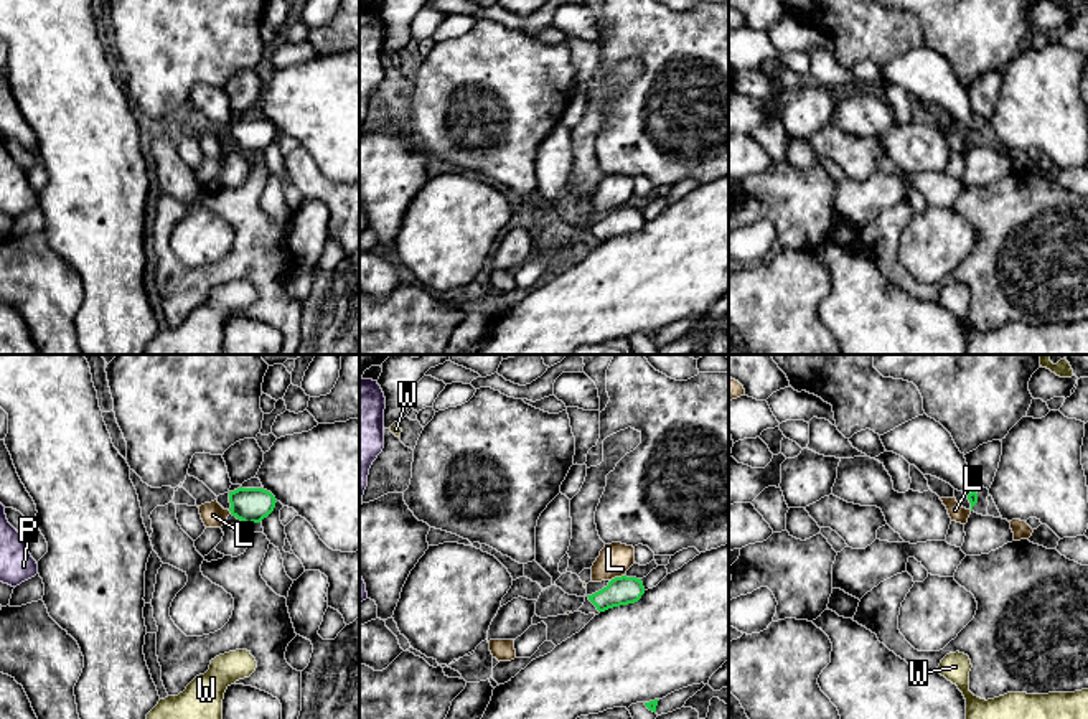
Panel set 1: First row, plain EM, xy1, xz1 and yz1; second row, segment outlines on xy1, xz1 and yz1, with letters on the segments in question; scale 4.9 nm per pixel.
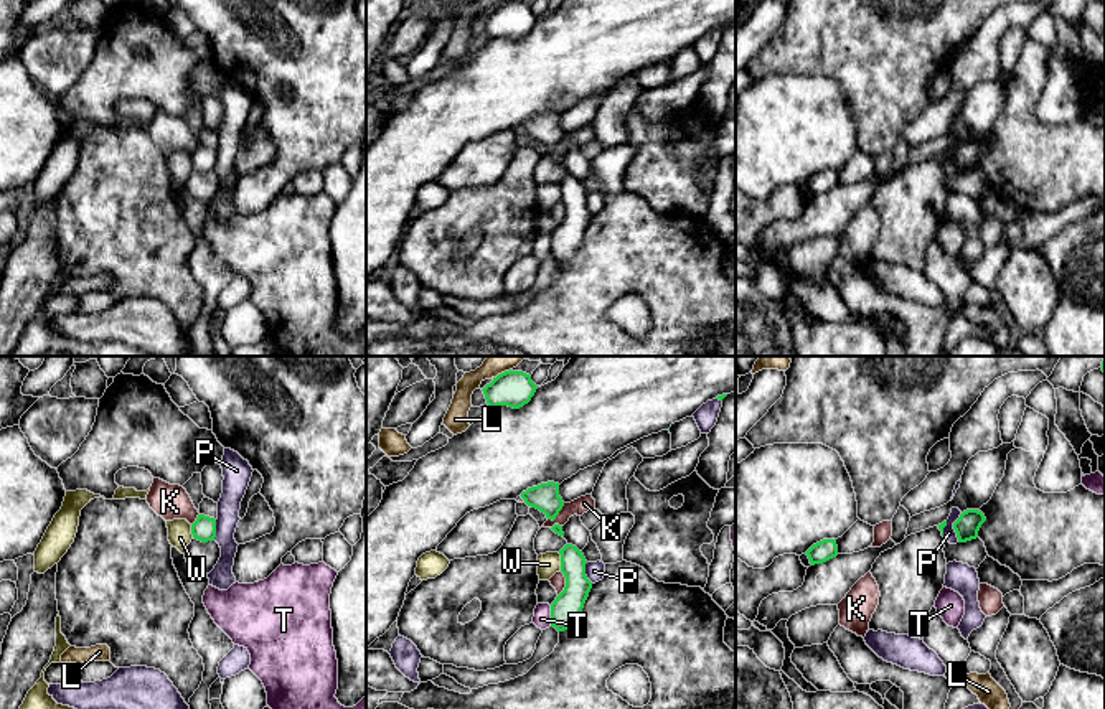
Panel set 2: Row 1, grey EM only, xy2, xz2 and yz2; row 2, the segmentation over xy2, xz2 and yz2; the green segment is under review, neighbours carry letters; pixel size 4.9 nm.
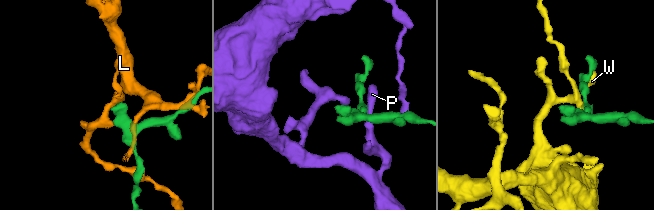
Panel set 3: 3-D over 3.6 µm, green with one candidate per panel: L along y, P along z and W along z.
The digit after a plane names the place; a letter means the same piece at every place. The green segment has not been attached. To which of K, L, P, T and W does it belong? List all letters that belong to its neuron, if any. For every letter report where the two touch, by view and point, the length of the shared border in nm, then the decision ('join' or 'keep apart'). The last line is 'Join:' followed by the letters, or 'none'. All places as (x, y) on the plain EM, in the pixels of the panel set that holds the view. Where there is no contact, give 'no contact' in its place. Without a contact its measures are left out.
K: contact xz2 (556, 145); length 140 nm; keep apart
L: contact xz1 (617, 208); length 80 nm; keep apart
P: contact yz2 (954, 159); length 150 nm; keep apart
T: contact xz2 (551, 246); length 100 nm; keep apart
W: contact xz2 (561, 192); length 90 nm; keep apart
Join: none

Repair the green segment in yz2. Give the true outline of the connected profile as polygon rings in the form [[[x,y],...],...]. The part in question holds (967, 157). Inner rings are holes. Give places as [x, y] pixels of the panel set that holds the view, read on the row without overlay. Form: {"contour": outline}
{"contour": [[[966,140],[953,153],[958,173],[966,173],[978,168],[981,155],[986,152],[985,145],[978,140]]]}

